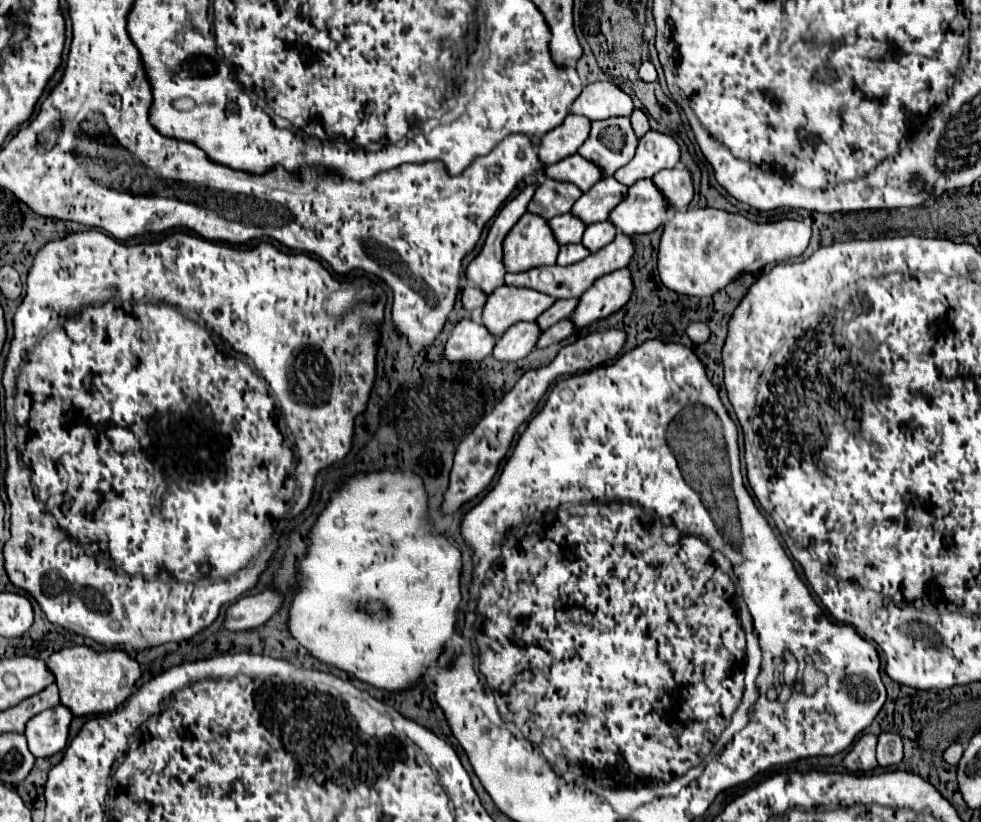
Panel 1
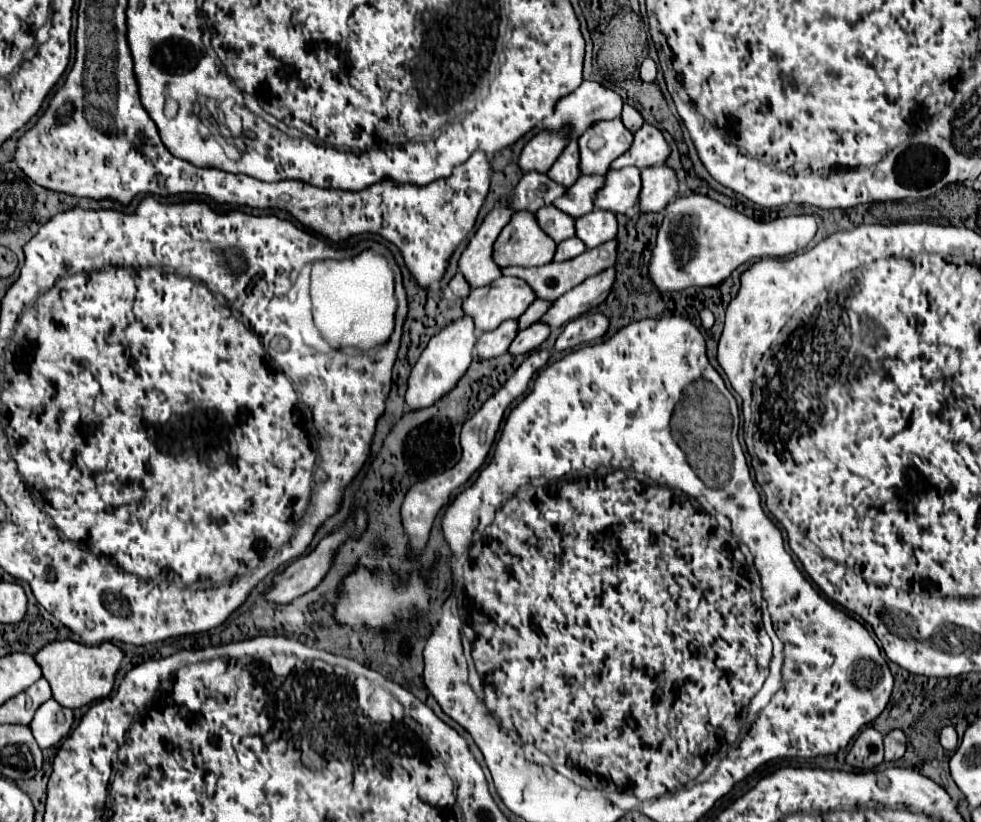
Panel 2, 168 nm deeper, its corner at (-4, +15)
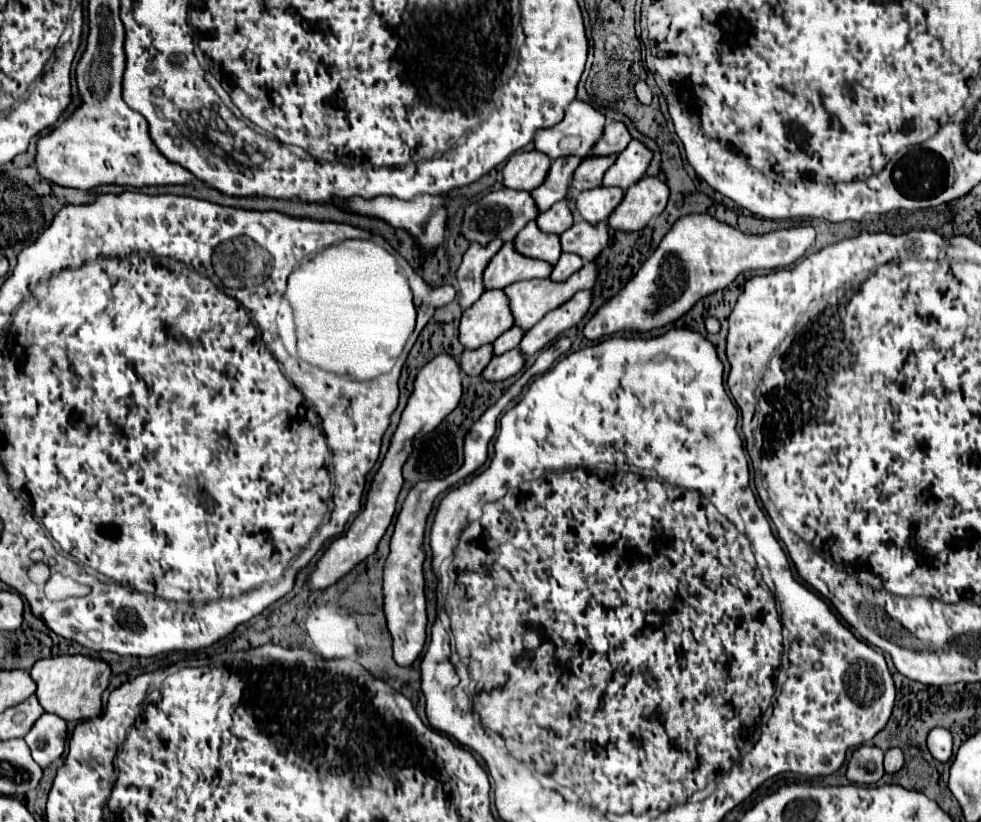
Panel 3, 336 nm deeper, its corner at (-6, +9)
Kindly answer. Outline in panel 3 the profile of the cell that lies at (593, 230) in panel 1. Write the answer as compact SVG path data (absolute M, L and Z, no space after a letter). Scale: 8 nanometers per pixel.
M576 219L574 225L560 235L560 245L562 253L576 253L584 261L594 261L596 255L608 245L608 225L590 225Z

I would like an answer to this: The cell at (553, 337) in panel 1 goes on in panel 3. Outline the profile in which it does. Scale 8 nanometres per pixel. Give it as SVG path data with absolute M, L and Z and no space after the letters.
M512 349L500 357L494 357L488 367L480 373L482 379L488 381L504 381L508 377L514 377L524 367L524 355L520 349Z

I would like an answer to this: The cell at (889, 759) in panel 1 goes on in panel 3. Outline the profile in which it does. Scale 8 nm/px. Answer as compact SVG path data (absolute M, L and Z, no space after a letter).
M888 749L886 755L884 755L884 771L886 773L896 773L900 767L904 765L904 755L902 755L902 749Z

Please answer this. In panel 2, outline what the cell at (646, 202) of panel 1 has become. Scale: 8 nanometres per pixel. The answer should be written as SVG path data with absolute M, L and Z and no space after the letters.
M624 167L620 171L610 169L606 173L606 185L596 195L594 205L612 213L626 213L638 207L640 189L642 179L638 167Z

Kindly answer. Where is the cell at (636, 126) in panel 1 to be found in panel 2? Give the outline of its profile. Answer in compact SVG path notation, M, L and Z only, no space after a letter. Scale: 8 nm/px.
M624 105L624 109L622 109L622 121L624 121L624 125L632 131L632 133L636 133L642 125L644 125L644 117L640 115L640 111L636 109L636 107L632 107L632 105Z

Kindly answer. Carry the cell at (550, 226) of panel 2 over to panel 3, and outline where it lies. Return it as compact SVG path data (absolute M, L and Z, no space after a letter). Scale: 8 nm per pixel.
M530 221L514 239L516 251L520 251L524 257L540 259L550 265L556 265L560 259L560 237L558 235L546 235L538 229L534 221Z

